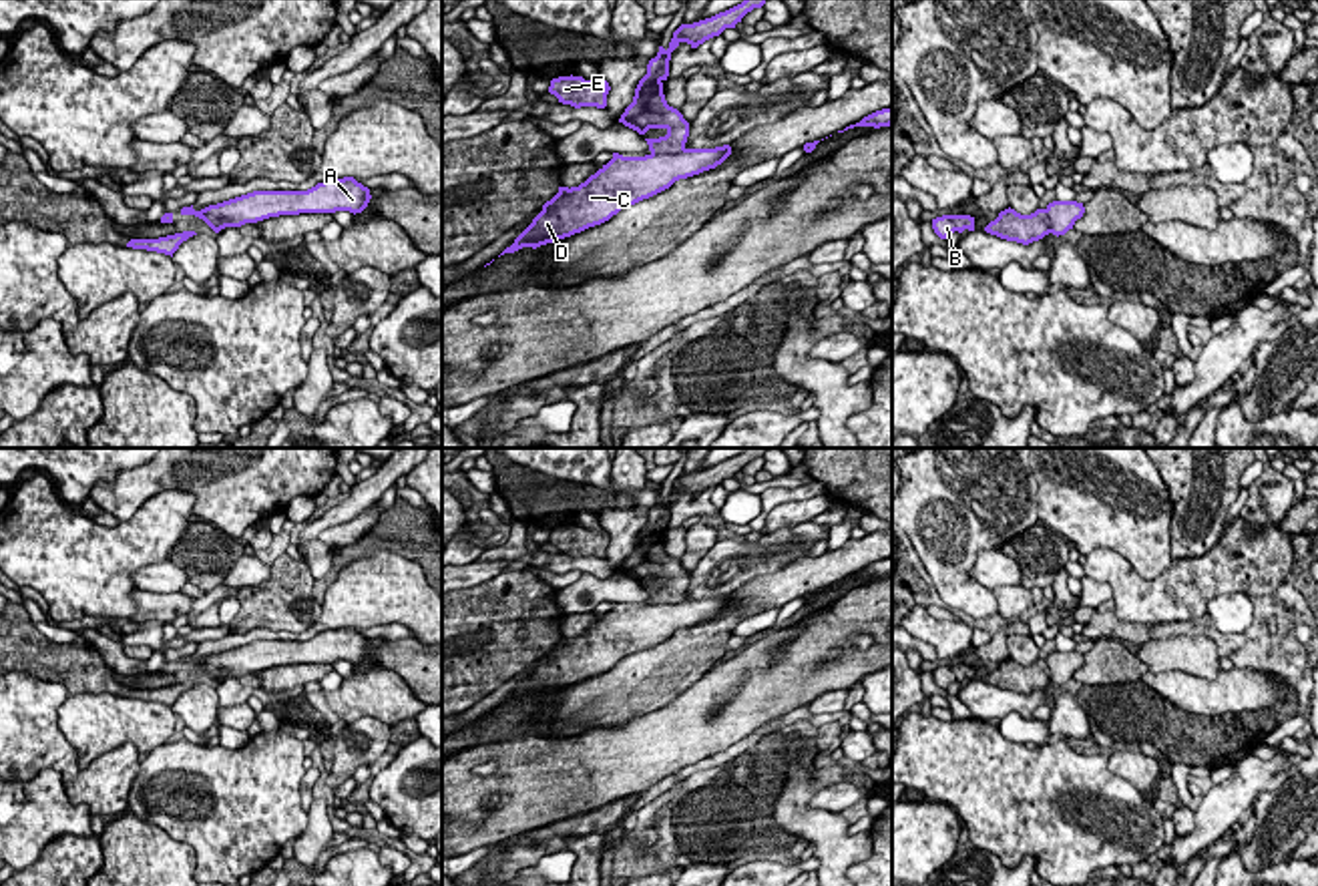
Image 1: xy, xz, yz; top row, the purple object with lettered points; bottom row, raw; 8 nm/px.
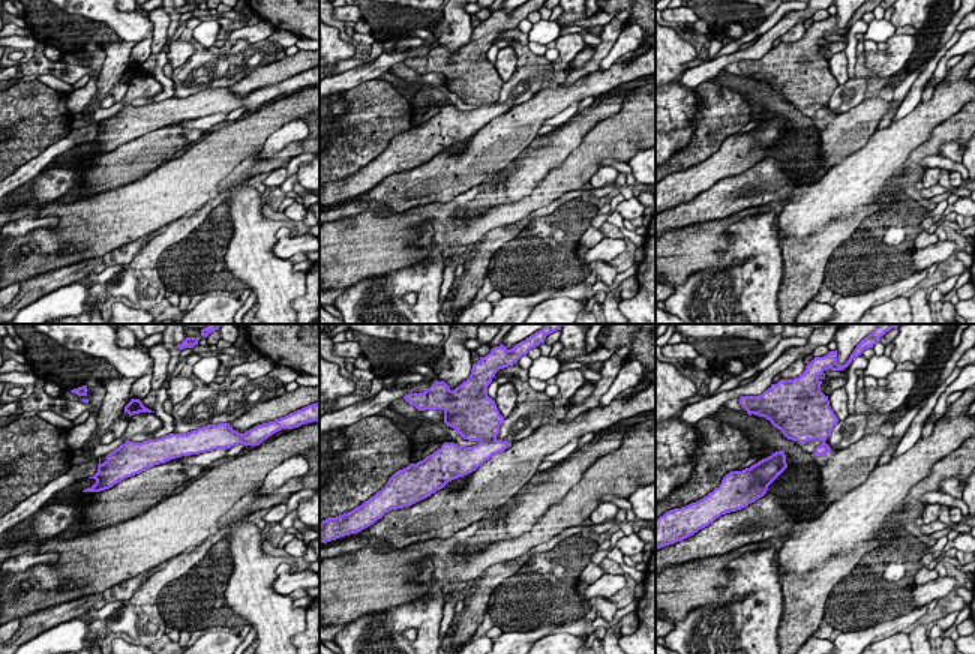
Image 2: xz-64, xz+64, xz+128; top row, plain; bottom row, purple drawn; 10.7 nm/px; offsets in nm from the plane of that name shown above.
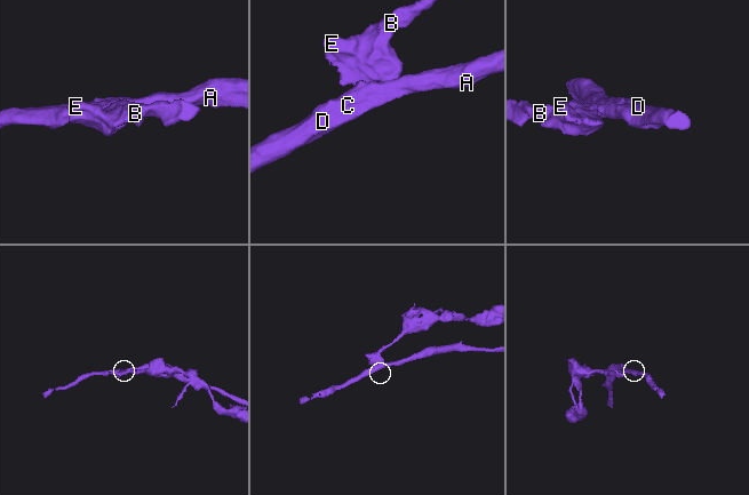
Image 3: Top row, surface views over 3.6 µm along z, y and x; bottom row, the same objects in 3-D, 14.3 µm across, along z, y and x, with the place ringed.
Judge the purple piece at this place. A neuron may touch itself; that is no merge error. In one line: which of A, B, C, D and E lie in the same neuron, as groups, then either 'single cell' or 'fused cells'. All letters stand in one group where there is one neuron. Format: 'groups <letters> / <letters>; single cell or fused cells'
groups A C D / B E; fused cells

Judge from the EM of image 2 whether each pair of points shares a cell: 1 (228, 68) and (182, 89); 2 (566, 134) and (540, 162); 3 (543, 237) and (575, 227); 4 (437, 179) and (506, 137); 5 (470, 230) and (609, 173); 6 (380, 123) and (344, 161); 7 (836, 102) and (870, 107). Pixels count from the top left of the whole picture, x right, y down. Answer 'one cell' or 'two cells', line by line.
1: one cell
2: one cell
3: one cell
4: one cell
5: two cells
6: one cell
7: two cells

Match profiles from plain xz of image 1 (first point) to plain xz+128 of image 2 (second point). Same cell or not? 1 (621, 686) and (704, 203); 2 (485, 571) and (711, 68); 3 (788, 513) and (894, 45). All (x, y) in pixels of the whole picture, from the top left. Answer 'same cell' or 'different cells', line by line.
1: same cell
2: same cell
3: same cell

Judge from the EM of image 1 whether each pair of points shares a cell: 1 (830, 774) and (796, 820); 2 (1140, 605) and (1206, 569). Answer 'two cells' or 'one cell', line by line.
1: one cell
2: one cell

